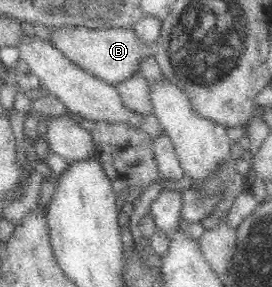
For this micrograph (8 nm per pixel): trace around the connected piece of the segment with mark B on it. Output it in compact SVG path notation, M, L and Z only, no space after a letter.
M64 26L47 28L49 43L53 44L72 64L85 70L91 76L108 85L126 81L139 72L139 61L153 54L149 48L137 39L131 28L108 27L107 29L87 29L87 26Z

